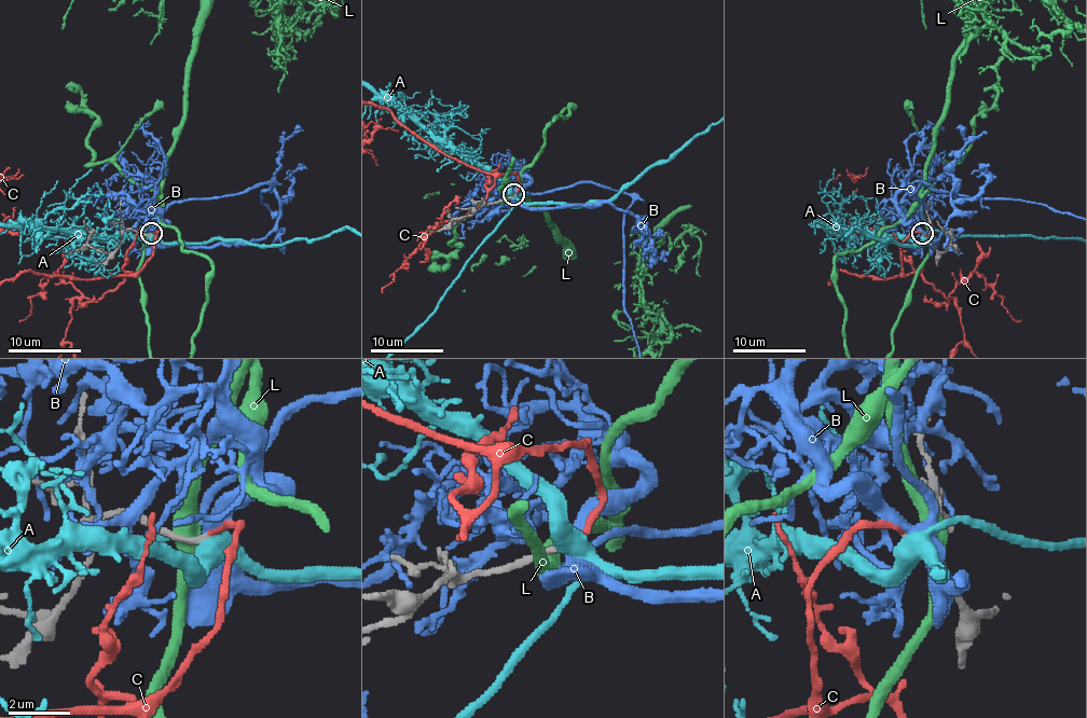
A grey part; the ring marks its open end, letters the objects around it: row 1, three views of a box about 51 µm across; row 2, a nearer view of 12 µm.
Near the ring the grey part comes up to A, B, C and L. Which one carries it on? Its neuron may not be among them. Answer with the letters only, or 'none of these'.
C

